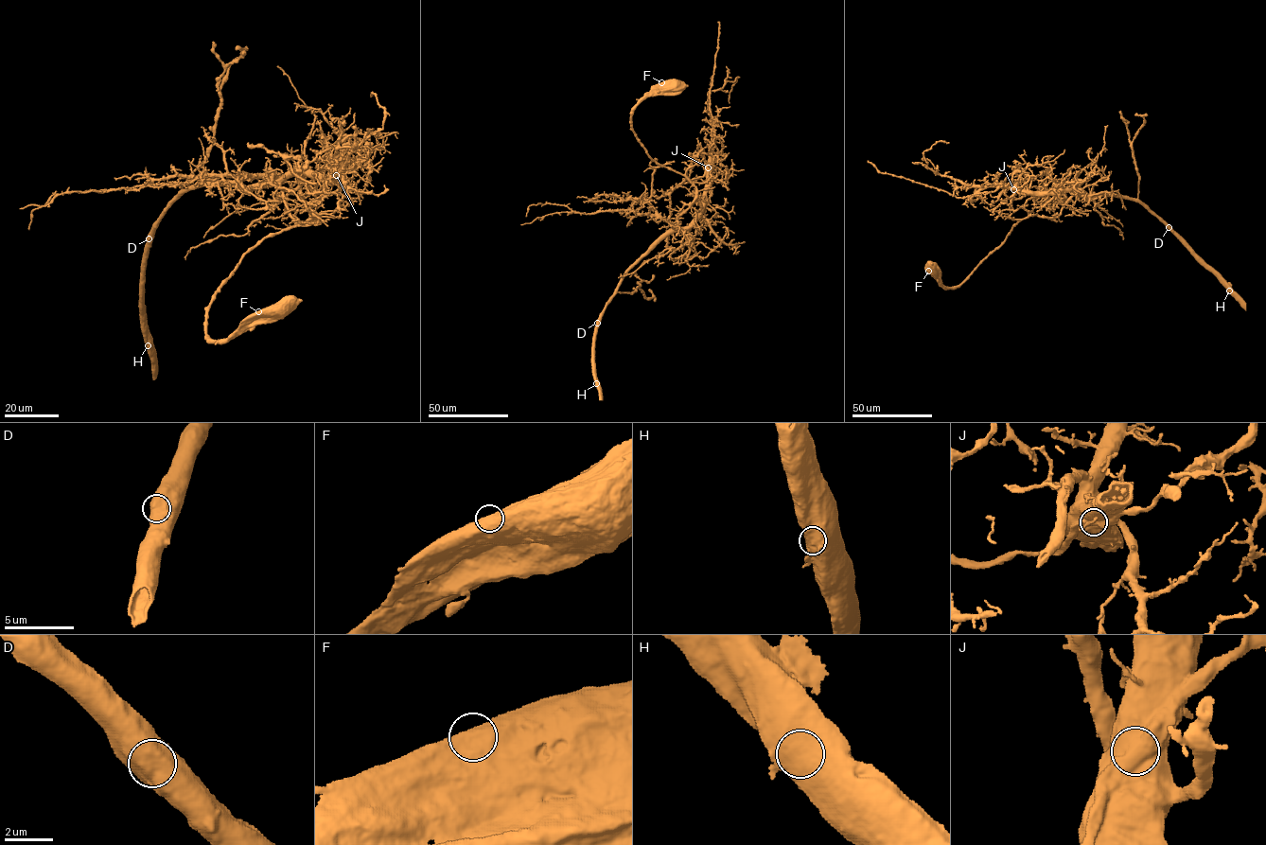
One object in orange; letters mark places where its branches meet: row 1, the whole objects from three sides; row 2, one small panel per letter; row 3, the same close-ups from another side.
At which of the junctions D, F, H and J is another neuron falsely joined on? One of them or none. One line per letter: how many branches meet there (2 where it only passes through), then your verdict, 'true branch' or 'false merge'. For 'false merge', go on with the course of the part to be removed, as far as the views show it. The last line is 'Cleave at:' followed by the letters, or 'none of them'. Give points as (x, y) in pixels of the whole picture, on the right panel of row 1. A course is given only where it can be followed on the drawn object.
D: branches 1; true branch
F: branches 1; true branch
H: branches 1; true branch
J: branches 1; false merge; course (1013, 189), (1002, 186), (990, 192), (957, 198), (904, 177), (881, 173), (867, 161)
Cleave at: J

